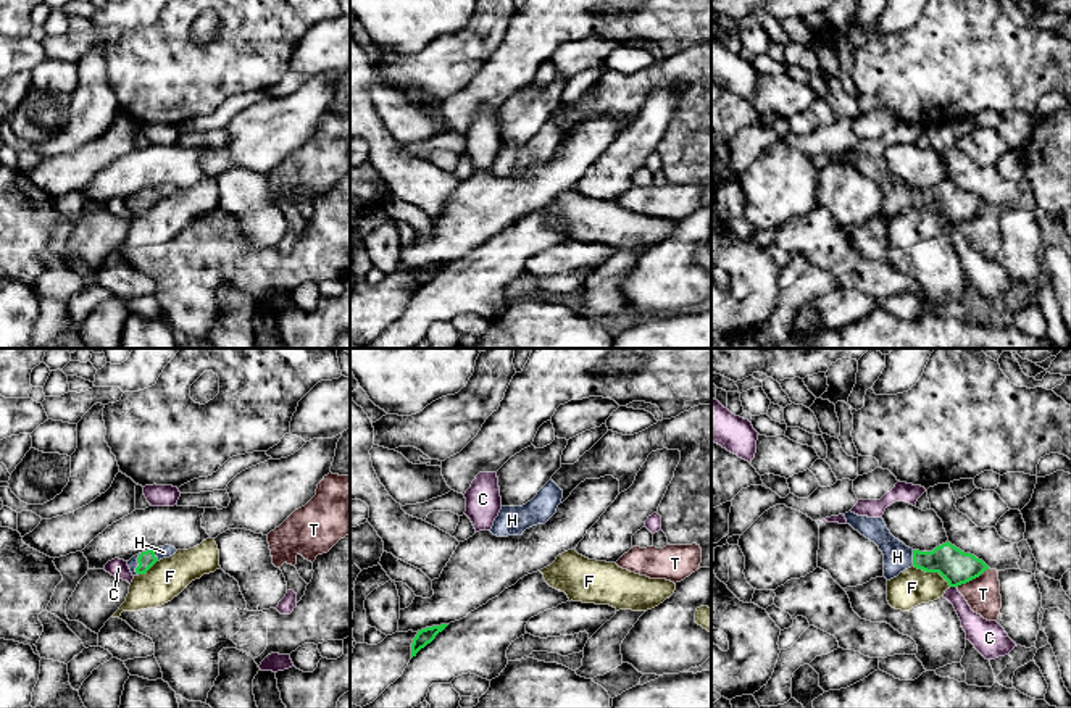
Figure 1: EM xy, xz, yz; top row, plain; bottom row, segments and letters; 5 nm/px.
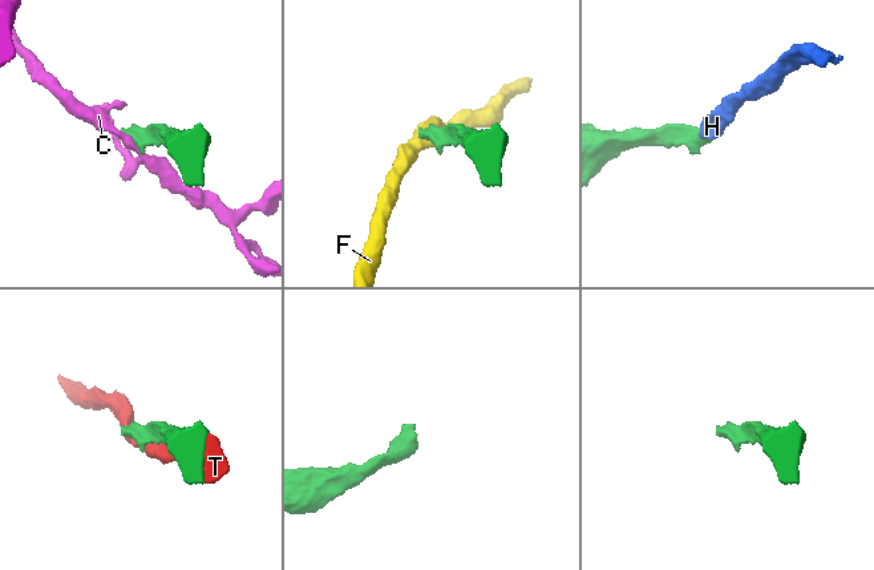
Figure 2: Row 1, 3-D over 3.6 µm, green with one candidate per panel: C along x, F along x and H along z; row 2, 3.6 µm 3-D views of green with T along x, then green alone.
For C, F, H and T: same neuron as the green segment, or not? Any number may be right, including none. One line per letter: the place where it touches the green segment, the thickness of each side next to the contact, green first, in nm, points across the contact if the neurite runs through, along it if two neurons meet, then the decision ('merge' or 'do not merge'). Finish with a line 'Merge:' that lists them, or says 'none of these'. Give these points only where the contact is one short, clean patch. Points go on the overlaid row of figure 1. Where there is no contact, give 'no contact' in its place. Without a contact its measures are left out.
C: yz (954, 586) | 170/130 nm | along yz (950, 586), (955, 587) | do not merge
F: yz (933, 571) | 170/190 nm | along yz (913, 565), (926, 571), (936, 571), (950, 586) | do not merge
H: yz (913, 558) | 170/140 nm | merge
T: yz (973, 578) | 170/180 nm | do not merge
Merge: H

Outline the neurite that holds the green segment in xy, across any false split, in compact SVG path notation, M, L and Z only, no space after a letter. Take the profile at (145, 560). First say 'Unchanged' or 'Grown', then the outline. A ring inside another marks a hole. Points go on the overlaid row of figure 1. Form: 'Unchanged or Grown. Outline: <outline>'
Grown. Outline: M165 545L155 550L147 550L142 552L135 556L132 556L127 561L127 566L132 573L132 576L139 576L139 574L145 574L156 561L163 560L163 558L169 558L176 553L177 550L171 545Z

